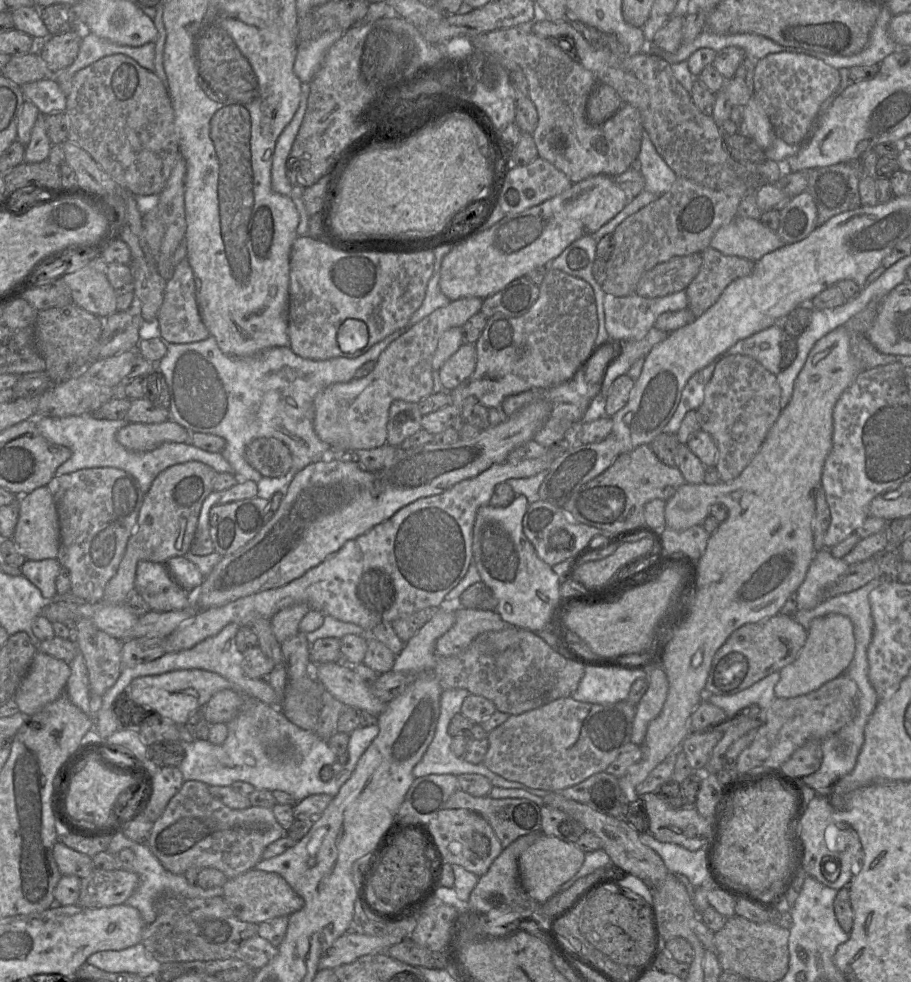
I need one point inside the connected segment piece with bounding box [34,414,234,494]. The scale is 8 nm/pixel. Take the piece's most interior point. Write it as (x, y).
(92, 441)

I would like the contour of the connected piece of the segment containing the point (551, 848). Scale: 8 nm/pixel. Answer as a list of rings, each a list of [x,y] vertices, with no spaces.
[[[540,835],[518,858],[521,883],[531,898],[543,904],[559,891],[583,865],[585,853],[576,843],[568,843],[554,836]]]

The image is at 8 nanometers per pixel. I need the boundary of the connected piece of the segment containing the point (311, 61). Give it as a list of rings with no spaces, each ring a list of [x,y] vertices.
[[[347,30],[325,32],[318,38],[298,44],[293,71],[301,83],[310,83],[320,67],[328,49],[339,40]]]

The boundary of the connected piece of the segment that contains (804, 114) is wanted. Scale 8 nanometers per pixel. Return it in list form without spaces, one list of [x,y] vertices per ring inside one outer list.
[[[772,53],[756,61],[751,96],[764,108],[776,136],[796,145],[806,136],[821,104],[839,84],[839,71],[820,59],[805,54]]]

